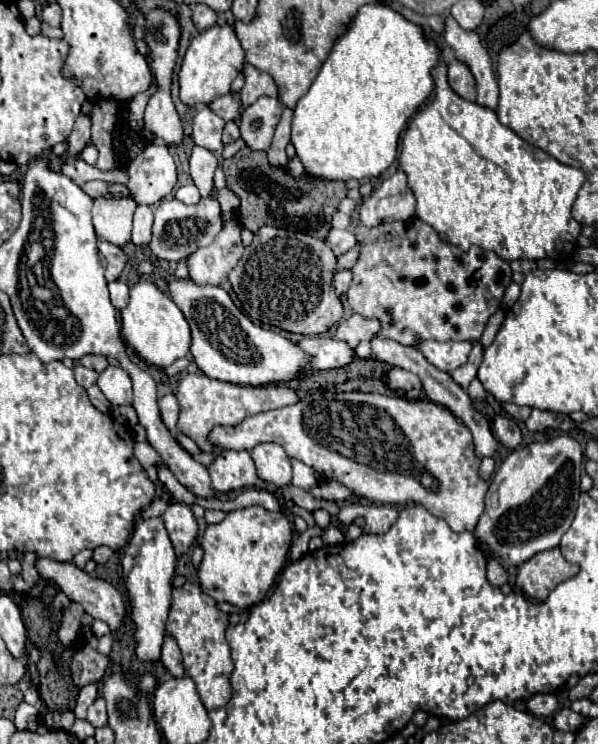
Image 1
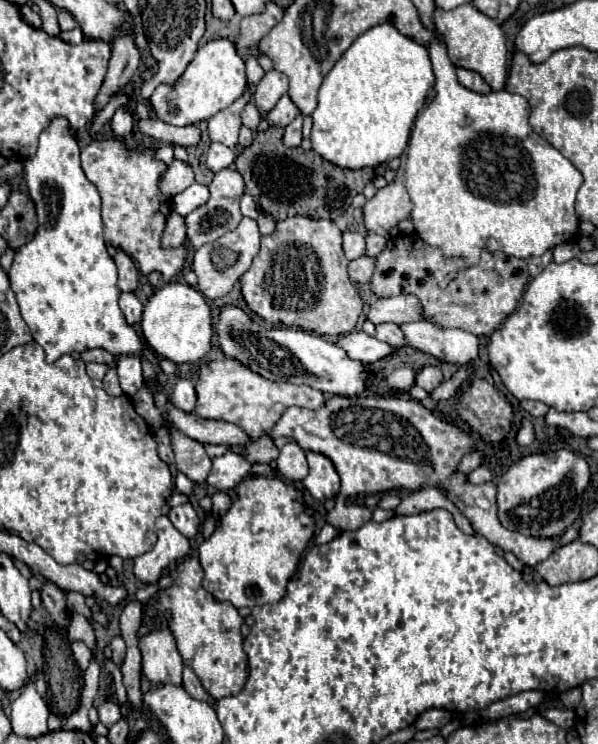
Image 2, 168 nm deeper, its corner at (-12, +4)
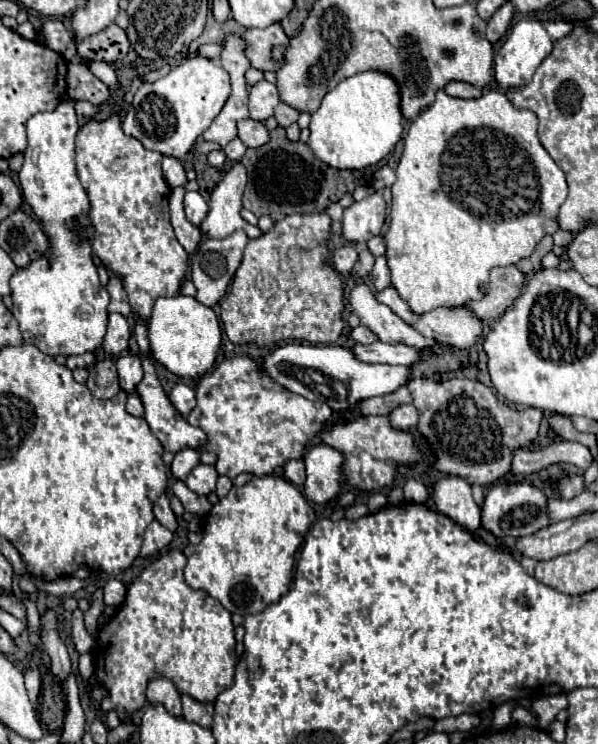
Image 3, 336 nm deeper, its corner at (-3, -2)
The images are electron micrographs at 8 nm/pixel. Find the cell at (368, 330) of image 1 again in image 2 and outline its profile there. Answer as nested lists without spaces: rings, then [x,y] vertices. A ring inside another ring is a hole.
[[[400,294],[400,296],[390,296],[390,298],[378,298],[370,306],[366,318],[374,324],[382,324],[382,322],[404,324],[404,322],[426,320],[426,314],[416,296]]]

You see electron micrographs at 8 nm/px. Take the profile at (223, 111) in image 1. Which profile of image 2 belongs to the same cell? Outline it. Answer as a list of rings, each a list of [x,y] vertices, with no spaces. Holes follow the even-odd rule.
[[[248,102],[246,108],[244,108],[244,112],[242,112],[242,124],[244,124],[246,128],[250,128],[252,132],[256,132],[260,120],[262,120],[262,114],[258,112],[256,104],[254,104],[254,102]]]

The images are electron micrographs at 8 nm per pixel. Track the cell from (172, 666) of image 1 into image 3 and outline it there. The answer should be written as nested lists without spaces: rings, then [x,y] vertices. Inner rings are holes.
[[[181,694],[181,702],[183,702],[183,718],[185,720],[203,724],[207,728],[211,726],[211,720],[213,720],[213,704],[197,702],[197,700],[193,700],[187,694]]]

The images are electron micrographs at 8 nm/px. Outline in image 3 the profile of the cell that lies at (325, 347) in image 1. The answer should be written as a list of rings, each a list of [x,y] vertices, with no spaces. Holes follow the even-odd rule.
[[[373,342],[369,346],[355,344],[351,348],[357,360],[367,364],[405,364],[411,366],[419,358],[419,350],[405,346],[405,344],[385,344],[385,342]]]

